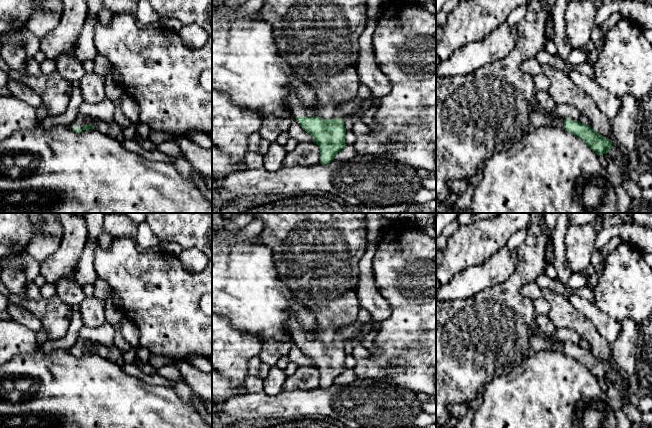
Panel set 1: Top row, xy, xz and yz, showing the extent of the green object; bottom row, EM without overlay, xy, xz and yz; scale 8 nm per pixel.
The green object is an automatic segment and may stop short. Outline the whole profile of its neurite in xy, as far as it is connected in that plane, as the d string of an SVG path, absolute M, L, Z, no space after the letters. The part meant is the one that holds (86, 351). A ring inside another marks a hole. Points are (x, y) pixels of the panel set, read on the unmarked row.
M80 338L77 340L71 351L75 356L97 352L103 357L108 358L121 366L124 364L123 353L119 349L103 347Z

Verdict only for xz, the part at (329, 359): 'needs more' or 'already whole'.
needs more

